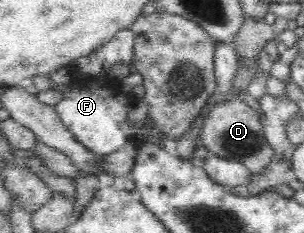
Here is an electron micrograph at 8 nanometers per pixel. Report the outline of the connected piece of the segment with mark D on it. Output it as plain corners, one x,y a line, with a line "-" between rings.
240,97
224,100
215,105
208,114
201,131
201,139
212,155
231,160
250,169
254,175
265,173
274,158
274,149
265,137
259,115

